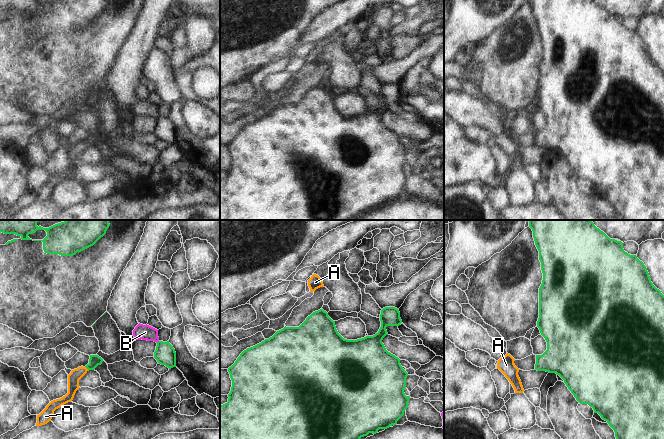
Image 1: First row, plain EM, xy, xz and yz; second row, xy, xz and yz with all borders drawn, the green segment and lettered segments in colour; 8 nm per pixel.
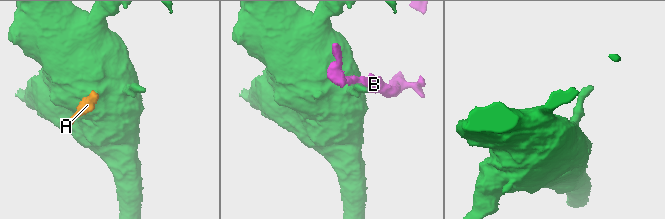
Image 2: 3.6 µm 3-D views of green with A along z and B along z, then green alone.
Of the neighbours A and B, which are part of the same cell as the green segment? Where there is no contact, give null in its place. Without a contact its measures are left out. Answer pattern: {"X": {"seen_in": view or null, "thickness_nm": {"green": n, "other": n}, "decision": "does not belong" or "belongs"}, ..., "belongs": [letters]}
{"A": {"seen_in": "xy", "thickness_nm": {"green": 90, "other": 100}, "decision": "belongs"}, "B": {"seen_in": null, "decision": "does not belong"}, "belongs": ["A"]}

